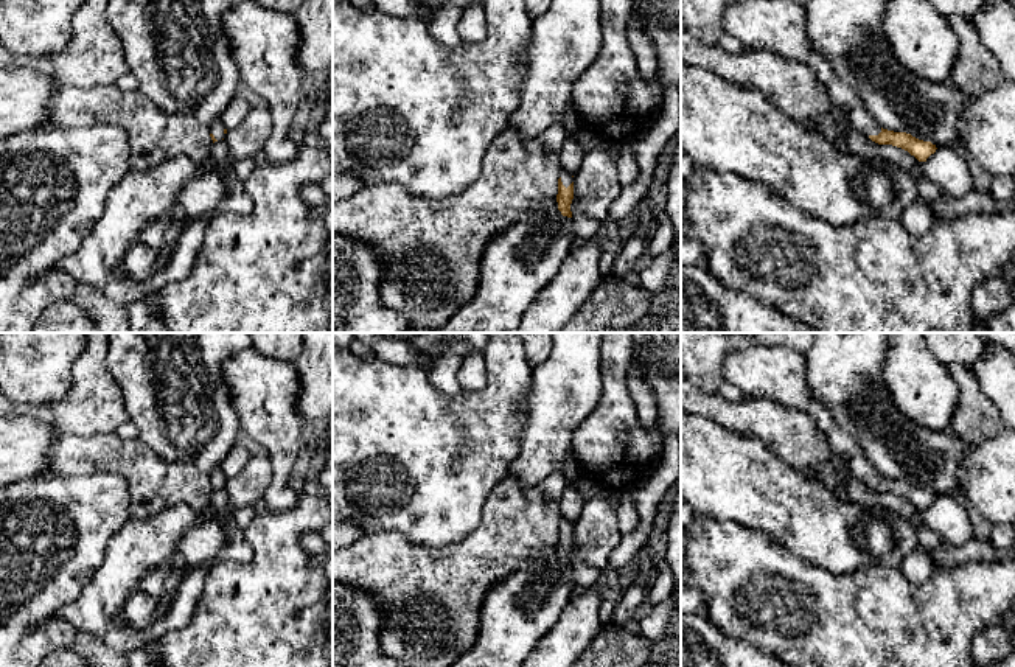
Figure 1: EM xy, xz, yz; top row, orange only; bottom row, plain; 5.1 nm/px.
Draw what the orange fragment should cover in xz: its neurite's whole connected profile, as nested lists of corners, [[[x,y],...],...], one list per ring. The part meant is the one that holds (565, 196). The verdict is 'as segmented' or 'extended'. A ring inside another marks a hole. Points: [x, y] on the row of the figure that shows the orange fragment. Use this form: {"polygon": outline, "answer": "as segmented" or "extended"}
{"polygon": [[[561,168],[558,179],[558,210],[563,216],[572,218],[570,204],[574,199],[574,177],[566,169]]], "answer": "extended"}

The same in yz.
{"polygon": [[[818,56],[814,58],[814,62],[818,65],[818,79],[825,87],[828,98],[849,113],[850,124],[856,131],[863,132],[878,145],[902,148],[919,162],[926,162],[926,159],[936,152],[937,148],[931,141],[919,140],[906,132],[894,132],[880,127],[856,93],[835,76],[827,58]]], "answer": "extended"}

